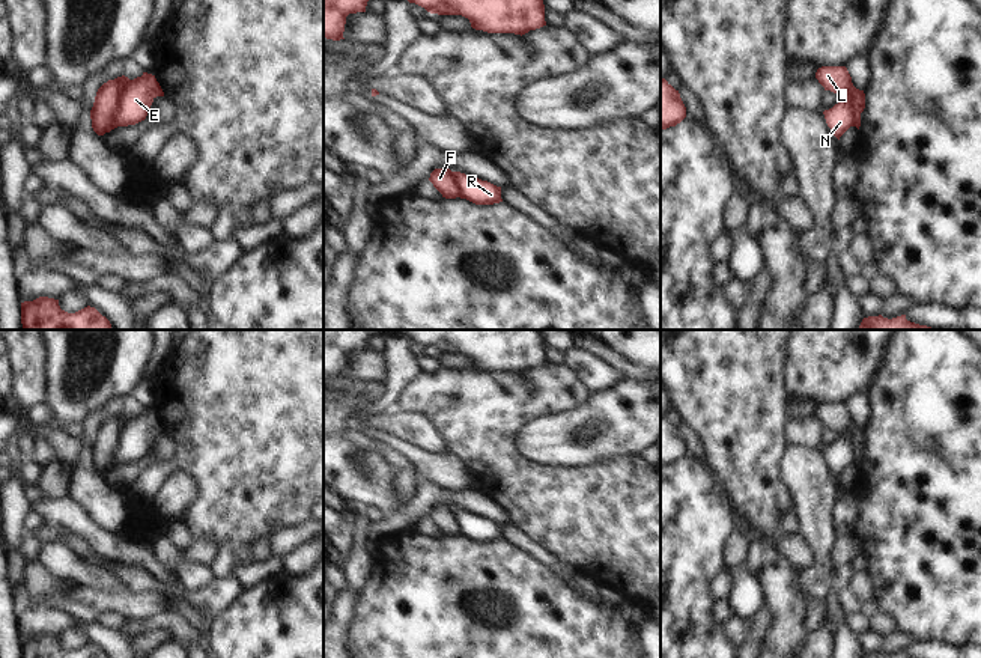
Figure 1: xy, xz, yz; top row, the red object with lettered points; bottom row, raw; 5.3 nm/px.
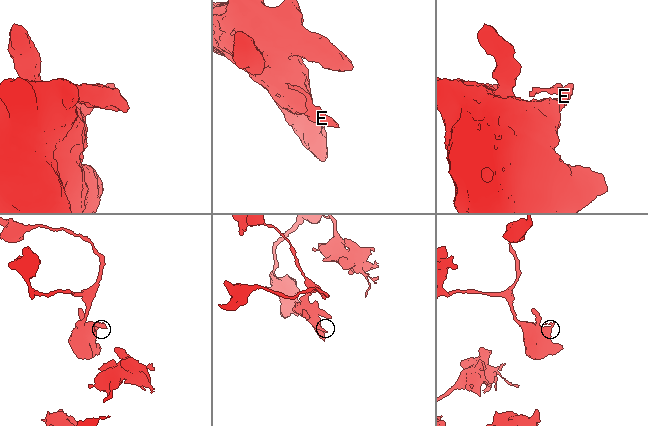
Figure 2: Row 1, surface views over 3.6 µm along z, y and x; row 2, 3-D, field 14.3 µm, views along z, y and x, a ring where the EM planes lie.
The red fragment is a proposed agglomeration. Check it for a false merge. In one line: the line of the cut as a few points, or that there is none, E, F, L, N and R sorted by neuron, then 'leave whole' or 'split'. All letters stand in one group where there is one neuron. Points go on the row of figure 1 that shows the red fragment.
cut xy (130, 80), (122, 89), (112, 119), (113, 128); groups E N R / F L; split

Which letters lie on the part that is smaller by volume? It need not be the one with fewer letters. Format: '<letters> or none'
F, L

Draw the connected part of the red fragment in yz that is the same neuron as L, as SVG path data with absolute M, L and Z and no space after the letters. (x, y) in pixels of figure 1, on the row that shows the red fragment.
M822 66L815 72L815 78L825 87L841 96L841 99L850 99L855 105L853 126L859 129L861 113L865 108L865 96L852 83L852 77L846 66Z

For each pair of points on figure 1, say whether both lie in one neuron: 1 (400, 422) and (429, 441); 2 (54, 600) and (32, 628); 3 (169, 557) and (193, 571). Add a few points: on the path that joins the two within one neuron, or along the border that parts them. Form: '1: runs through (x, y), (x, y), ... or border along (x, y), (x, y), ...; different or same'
1: runs through (408, 425), (422, 434); same
2: border along (53, 607), (85, 624); different
3: runs through (175, 563), (187, 571); same

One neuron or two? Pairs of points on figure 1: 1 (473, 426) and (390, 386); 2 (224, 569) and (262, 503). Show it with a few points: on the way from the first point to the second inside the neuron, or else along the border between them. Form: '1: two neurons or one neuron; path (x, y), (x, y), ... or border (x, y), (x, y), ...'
1: two neurons; border (420, 372), (402, 390), (394, 405)
2: two neurons; border (233, 544), (224, 542), (218, 548)

